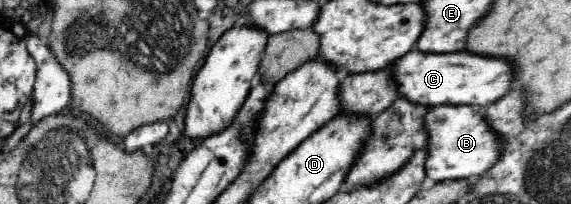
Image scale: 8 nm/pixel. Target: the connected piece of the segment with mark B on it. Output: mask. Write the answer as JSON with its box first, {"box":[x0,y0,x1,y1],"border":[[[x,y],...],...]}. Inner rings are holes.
{"box":[424,105,505,182],"border":[[[471,105],[432,107],[424,123],[429,135],[426,176],[435,182],[479,178],[493,168],[505,152],[505,139]]]}

